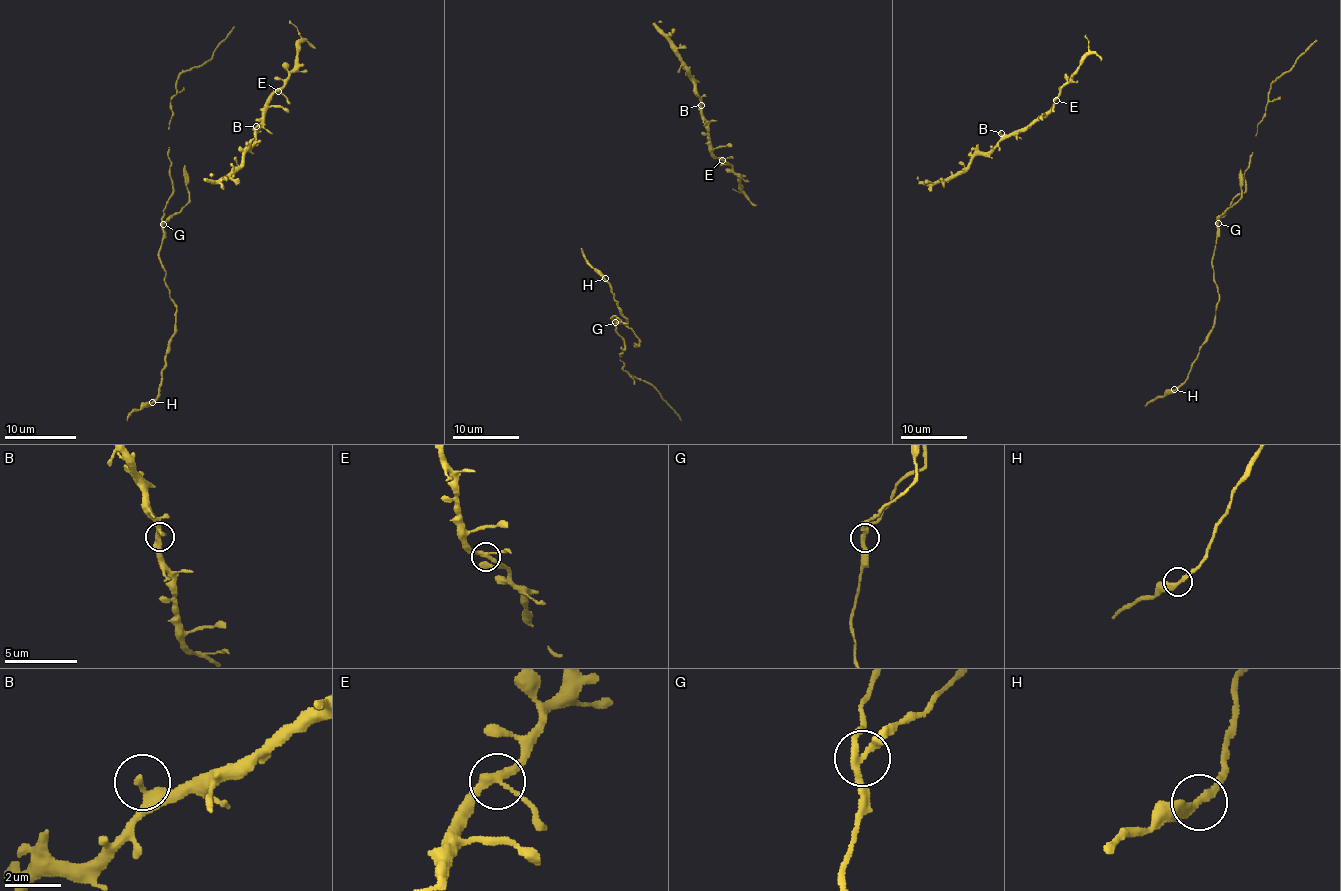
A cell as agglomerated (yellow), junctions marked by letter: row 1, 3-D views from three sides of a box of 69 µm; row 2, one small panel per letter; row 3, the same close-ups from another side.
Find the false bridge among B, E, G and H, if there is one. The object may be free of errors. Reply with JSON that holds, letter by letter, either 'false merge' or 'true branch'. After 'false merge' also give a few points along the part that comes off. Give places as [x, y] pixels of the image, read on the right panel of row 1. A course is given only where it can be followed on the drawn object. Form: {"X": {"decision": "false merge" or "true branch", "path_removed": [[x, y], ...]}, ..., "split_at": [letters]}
{"B": {"decision": "true branch"}, "E": {"decision": "true branch"}, "G": {"decision": "false merge", "path_removed": [[1218, 224], [1223, 214], [1241, 197], [1241, 169]]}, "H": {"decision": "true branch"}, "split_at": ["G"]}

